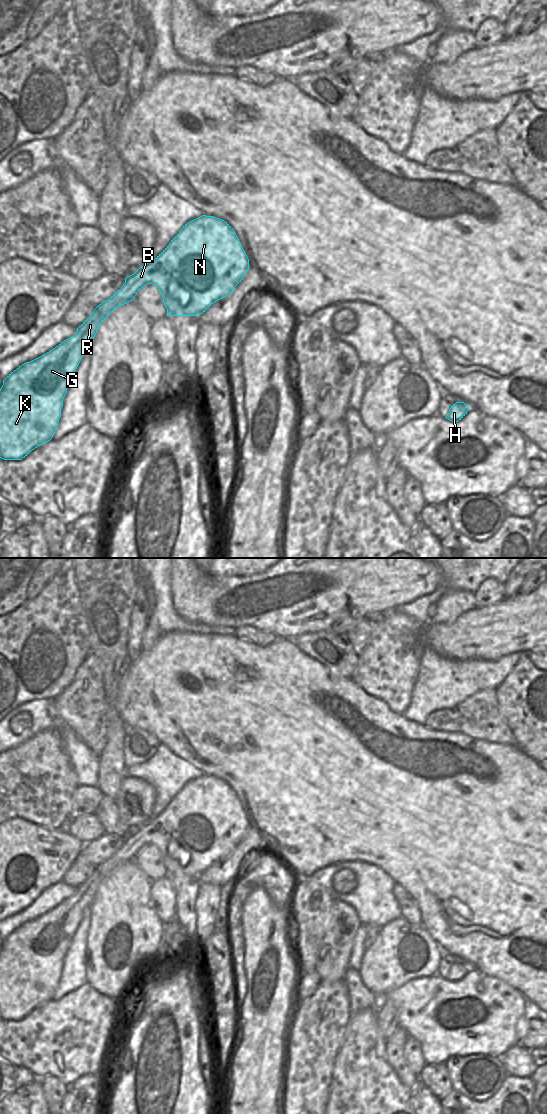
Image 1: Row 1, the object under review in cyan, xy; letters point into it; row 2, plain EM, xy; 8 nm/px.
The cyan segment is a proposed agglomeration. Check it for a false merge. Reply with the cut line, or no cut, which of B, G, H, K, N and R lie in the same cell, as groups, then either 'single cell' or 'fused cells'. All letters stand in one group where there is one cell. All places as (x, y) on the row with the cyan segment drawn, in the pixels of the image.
cut none; groups B G H K N R; single cell

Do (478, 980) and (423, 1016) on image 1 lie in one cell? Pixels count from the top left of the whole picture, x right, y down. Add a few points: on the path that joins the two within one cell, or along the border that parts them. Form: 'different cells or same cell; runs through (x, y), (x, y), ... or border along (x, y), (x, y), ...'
same cell; runs through (464, 994), (460, 997), (446, 998), (437, 1005)

